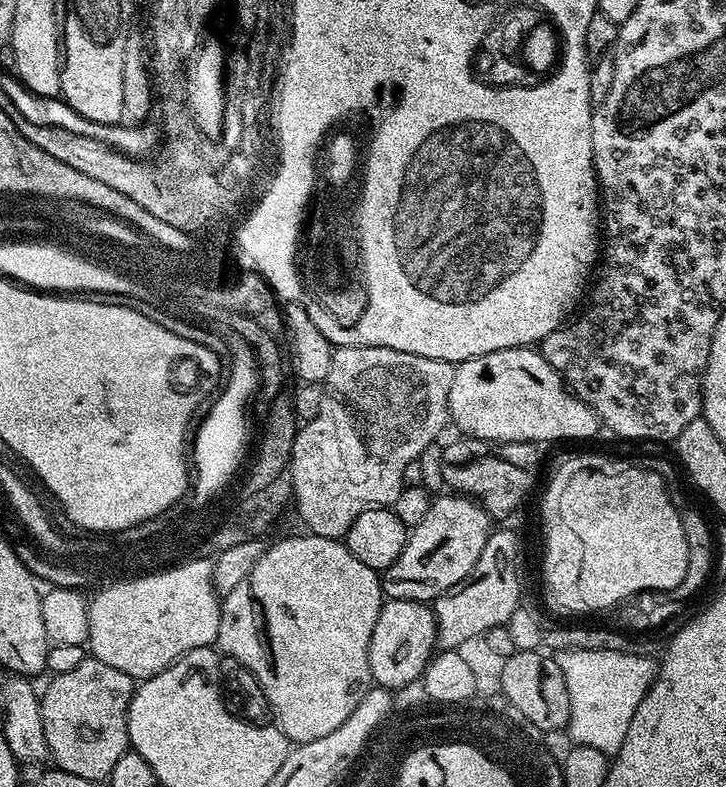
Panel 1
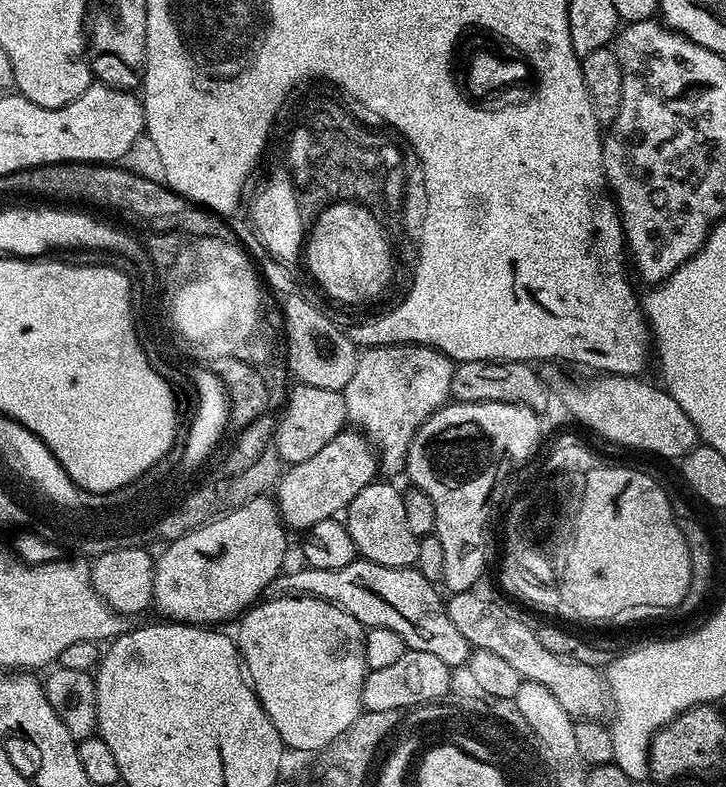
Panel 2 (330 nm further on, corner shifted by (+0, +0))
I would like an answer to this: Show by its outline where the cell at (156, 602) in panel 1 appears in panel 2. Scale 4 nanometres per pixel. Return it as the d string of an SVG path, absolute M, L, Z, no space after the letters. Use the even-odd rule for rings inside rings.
M267 495L256 496L253 500L246 501L242 506L233 508L232 511L217 515L207 524L201 525L200 528L194 529L193 532L187 533L185 536L179 536L177 540L171 541L167 545L168 548L161 556L155 557L156 569L154 570L154 586L152 587L152 603L155 611L160 611L161 617L167 618L172 622L181 624L198 624L201 626L220 626L223 620L235 621L242 613L246 612L253 604L257 603L271 589L273 582L277 576L285 571L284 559L288 556L288 535L289 529L284 523L284 519L280 517L280 510L276 506L275 499L269 498Z

